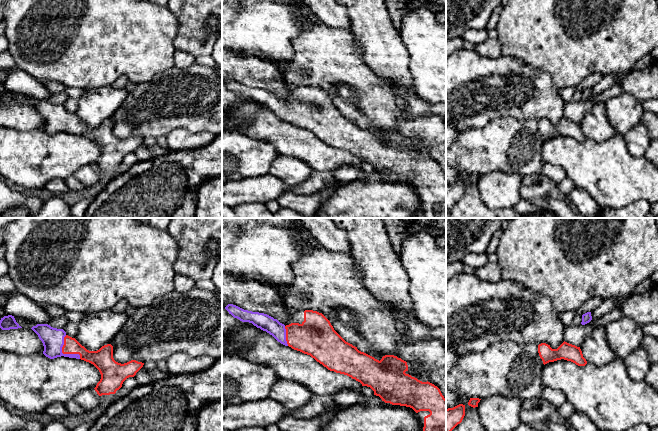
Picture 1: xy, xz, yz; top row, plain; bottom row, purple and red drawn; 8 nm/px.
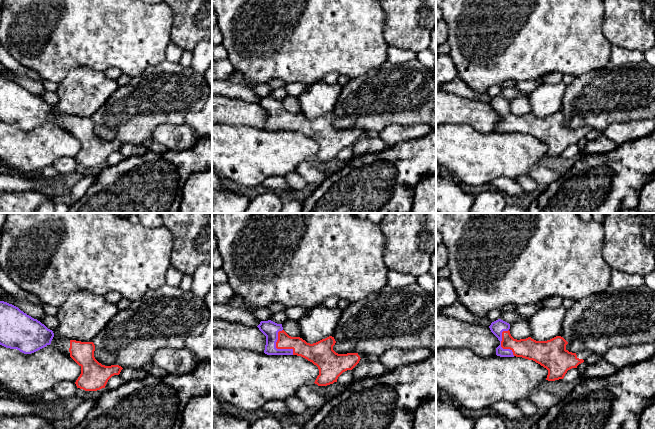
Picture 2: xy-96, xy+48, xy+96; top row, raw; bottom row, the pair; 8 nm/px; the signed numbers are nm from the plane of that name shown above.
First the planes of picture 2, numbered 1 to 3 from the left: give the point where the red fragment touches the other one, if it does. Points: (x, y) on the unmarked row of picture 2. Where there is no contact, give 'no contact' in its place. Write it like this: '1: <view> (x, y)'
1: no contact
2: xy+48 (278, 125)
3: xy+96 (500, 121)

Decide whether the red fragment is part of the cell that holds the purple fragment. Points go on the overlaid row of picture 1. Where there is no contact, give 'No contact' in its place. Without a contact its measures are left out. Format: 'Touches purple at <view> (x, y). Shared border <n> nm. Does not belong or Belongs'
Touches purple at xy (64, 354). Shared border 220 nm. Belongs

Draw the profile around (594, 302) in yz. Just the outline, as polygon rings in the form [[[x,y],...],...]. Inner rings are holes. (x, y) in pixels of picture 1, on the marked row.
[[[592,297],[589,299],[586,303],[584,303],[582,306],[580,306],[578,309],[575,310],[576,315],[583,315],[587,312],[592,312],[597,307],[599,307],[603,302],[603,299],[600,297]]]

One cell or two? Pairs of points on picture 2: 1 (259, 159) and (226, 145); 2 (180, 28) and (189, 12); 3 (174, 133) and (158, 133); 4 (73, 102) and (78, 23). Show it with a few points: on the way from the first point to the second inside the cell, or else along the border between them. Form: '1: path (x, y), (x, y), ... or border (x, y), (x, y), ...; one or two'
1: path (251, 155), (234, 151); one
2: path (184, 24), (189, 19), (189, 16); one
3: path (170, 133), (162, 133); one
4: border (98, 70), (87, 67), (73, 67), (58, 83); two

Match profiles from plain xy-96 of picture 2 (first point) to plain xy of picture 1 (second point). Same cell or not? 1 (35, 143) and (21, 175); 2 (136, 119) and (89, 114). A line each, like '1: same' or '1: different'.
1: same
2: different

